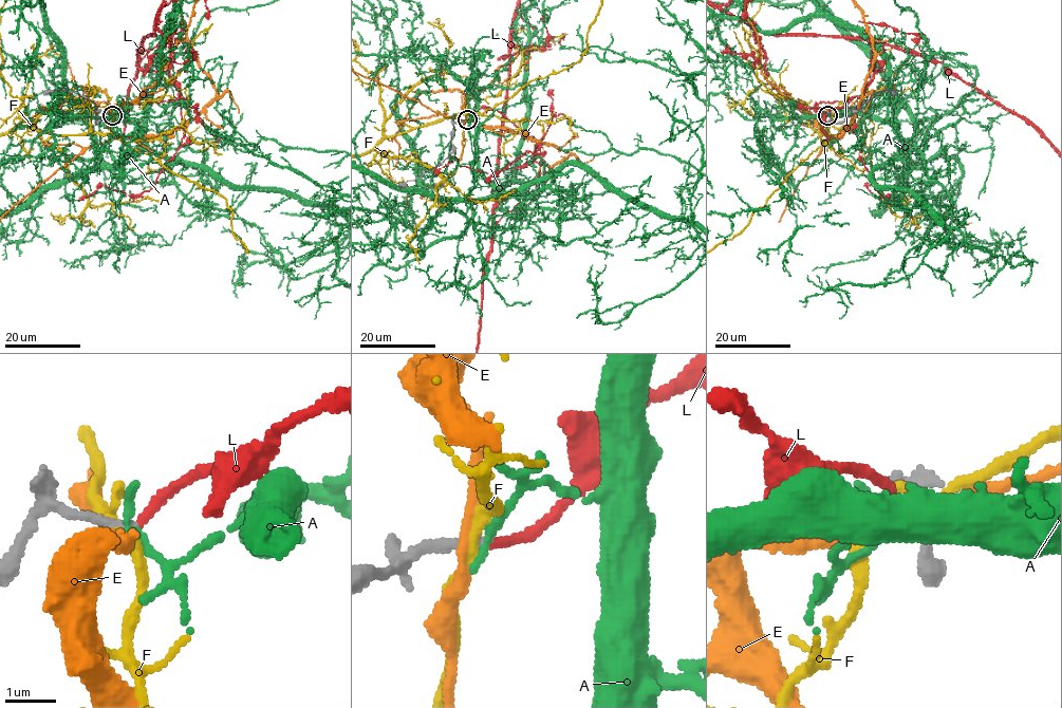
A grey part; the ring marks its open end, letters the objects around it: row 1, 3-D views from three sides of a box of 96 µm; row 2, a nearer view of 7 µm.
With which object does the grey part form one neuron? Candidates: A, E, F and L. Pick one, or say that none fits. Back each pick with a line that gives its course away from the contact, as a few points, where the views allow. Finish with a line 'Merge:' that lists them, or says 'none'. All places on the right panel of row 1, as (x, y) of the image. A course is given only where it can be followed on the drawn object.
Merge: L

